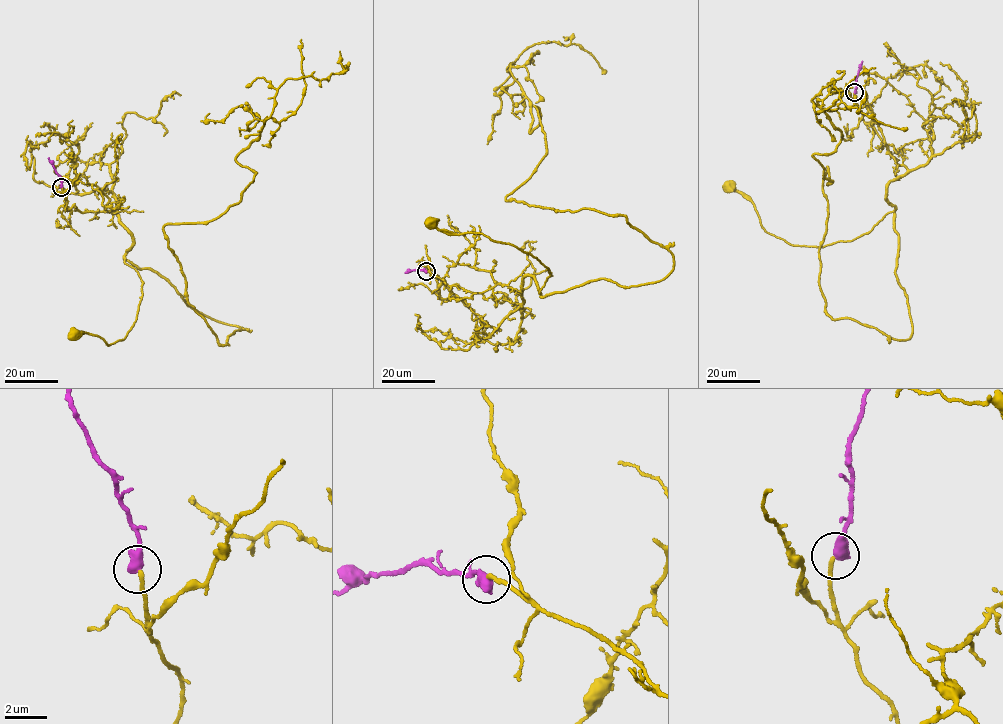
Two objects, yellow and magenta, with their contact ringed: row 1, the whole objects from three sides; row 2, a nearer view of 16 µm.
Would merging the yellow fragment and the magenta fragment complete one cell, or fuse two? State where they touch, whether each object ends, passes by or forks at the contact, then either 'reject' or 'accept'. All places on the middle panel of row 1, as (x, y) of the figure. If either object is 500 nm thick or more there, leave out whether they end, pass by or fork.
(426, 271) | accept

